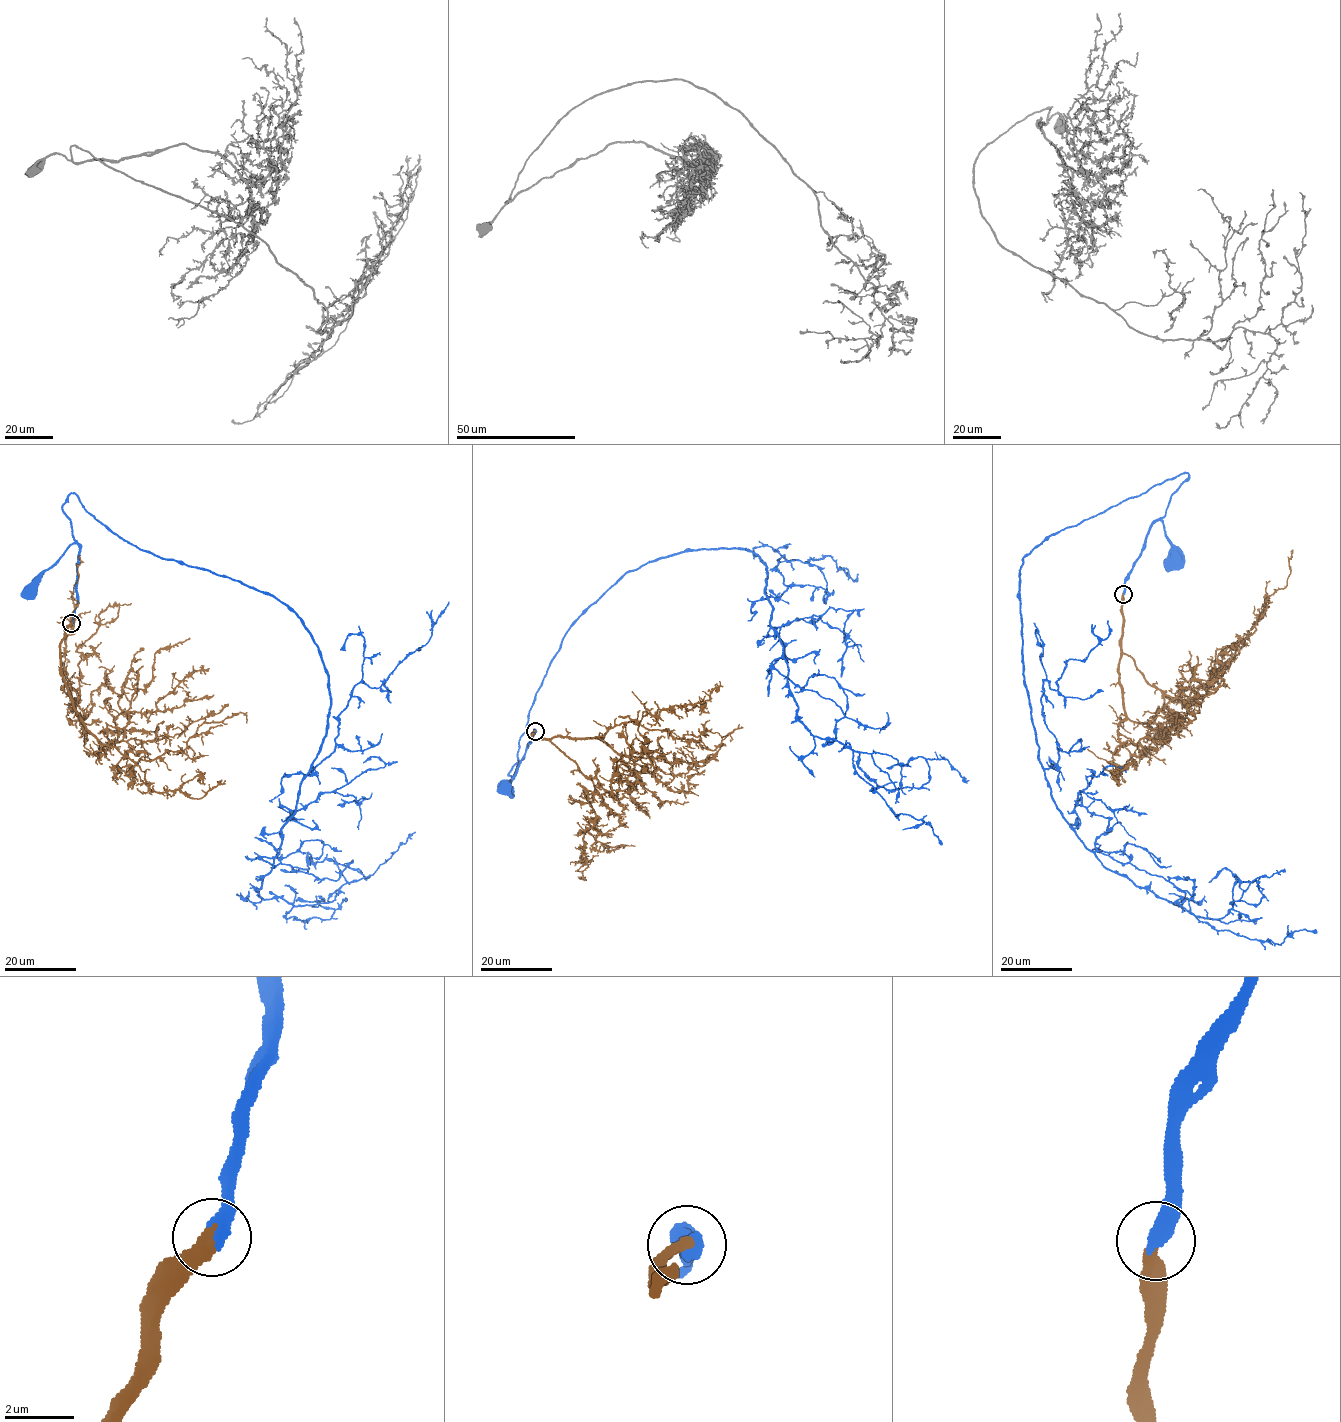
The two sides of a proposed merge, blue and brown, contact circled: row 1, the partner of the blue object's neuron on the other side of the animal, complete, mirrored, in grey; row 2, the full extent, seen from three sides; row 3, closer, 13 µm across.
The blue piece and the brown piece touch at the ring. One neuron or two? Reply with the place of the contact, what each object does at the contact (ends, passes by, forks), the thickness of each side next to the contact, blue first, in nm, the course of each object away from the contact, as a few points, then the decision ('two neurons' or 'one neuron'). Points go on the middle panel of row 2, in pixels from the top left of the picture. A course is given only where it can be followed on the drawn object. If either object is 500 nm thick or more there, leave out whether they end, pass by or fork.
at (535, 731); 500 nm thick on the blue side, 360 nm on the other; blue runs (535, 731), (533, 729), (532, 739), (506, 787); brown runs (535, 731), (532, 738), (563, 751), (595, 788), (587, 801), (595, 821), (583, 830), (586, 879), (579, 878); one neuron

